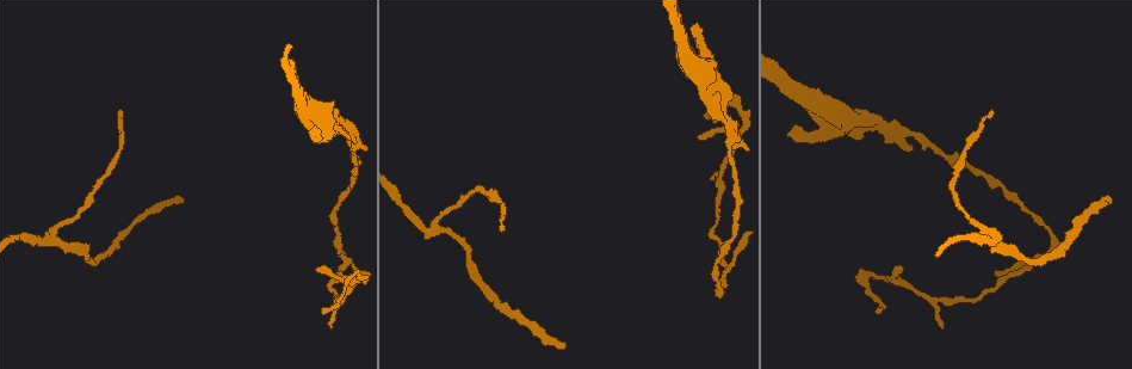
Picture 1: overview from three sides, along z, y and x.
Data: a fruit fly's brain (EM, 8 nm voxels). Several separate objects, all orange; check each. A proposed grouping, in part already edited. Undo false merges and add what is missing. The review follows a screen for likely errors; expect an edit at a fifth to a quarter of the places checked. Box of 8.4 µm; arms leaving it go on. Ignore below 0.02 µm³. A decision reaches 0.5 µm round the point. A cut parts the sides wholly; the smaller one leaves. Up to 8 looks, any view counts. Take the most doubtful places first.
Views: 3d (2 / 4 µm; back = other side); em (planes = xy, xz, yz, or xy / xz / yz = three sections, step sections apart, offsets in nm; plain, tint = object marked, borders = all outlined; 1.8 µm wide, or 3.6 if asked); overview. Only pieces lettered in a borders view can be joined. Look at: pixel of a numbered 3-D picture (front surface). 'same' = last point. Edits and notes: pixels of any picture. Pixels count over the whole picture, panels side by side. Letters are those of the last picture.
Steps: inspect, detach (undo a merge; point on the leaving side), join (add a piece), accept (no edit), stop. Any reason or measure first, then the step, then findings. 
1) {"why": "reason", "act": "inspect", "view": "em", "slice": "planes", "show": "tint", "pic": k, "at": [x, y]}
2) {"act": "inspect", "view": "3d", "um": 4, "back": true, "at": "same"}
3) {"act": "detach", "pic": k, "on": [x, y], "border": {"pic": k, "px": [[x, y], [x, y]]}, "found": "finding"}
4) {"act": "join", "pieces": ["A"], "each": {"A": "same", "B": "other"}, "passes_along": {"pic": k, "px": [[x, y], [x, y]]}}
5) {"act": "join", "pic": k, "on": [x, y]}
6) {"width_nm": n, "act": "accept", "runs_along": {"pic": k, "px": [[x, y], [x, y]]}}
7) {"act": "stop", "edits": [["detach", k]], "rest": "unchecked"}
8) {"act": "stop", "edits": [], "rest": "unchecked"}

{"why": "arms part here", "act": "inspect", "view": "3d", "um": 2, "pic": 1, "at": [991, 237]}

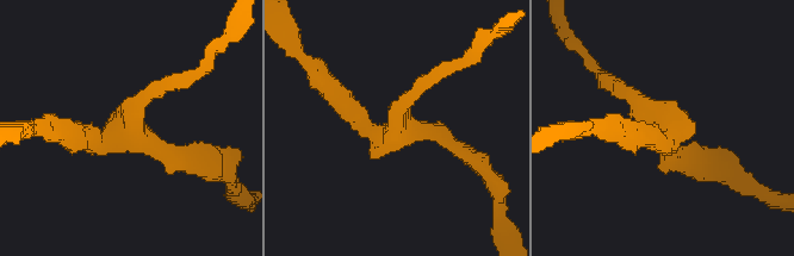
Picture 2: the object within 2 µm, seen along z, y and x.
{"act": "inspect", "view": "em", "slice": "xy", "step": 8, "show": "tint", "pic": 2, "at": [137, 135]}

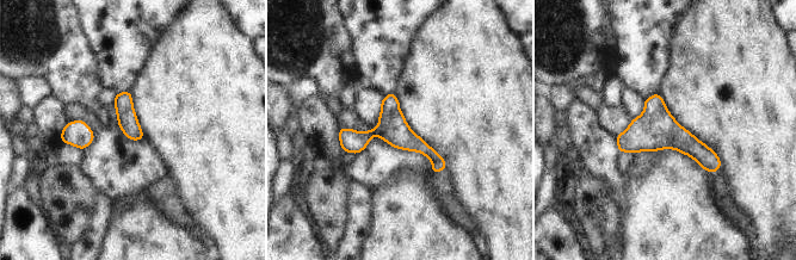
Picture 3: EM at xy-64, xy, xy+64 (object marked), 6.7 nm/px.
{"why": "what lies round it", "act": "inspect", "view": "em", "slice": "xy", "step": 8, "show": "borders", "at": "same"}

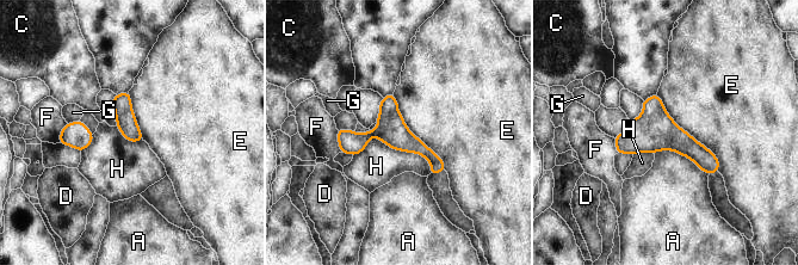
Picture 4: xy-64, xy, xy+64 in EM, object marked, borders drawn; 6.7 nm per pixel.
{"longest_contact_nm": ["E", 650], "act": "accept", "each": {"A": "other", "C": "other", "D": "other", "E": "other", "F": "other", "G": "other", "H": "other"}, "runs_along": {"pic": 4, "px": [[340, 139], [395, 134], [441, 167]]}, "found": "one neuron here"}

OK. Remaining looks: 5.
{"why": "long arm stops here", "act": "inspect", "view": "em", "um": 3.6, "slice": "yz", "step": 8, "show": "tint", "pic": 1, "at": [564, 345]}

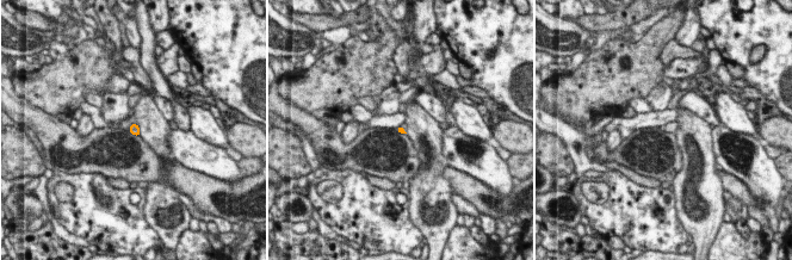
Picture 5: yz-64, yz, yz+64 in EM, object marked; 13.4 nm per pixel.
{"act": "inspect", "view": "em", "um": 3.6, "slice": "planes", "show": "tint", "at": "same"}

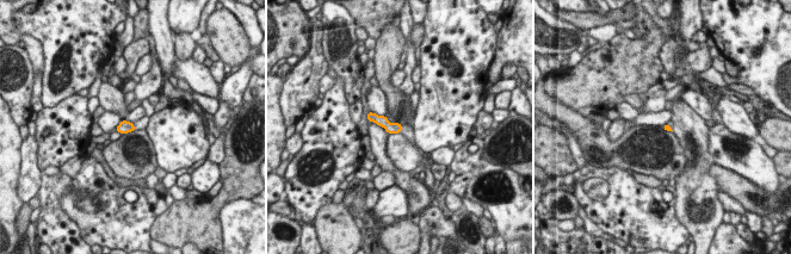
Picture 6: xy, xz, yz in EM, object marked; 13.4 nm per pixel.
{"act": "inspect", "view": "em", "um": 3.6, "slice": "planes", "show": "borders", "at": "same"}

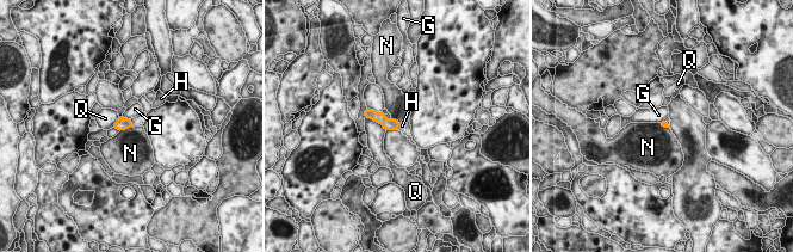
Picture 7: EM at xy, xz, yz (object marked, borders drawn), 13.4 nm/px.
{"act": "join", "pieces": ["H"], "each": {"G": "other", "H": "same", "N": "other", "Q": "other"}, "passes_along": {"pic": 7, "px": [[122, 123], [131, 123], [140, 120]]}, "found": "it goes on there"}

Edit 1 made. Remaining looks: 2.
{"act": "inspect", "view": "3d", "um": 4, "pic": 1, "at": [121, 113]}

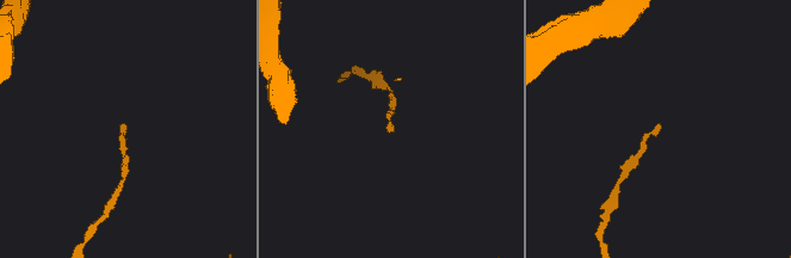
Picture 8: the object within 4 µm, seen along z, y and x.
{"why": "need the tissue", "act": "inspect", "view": "em", "slice": "xz", "step": 4, "show": "borders", "pic": 8, "at": [123, 126]}

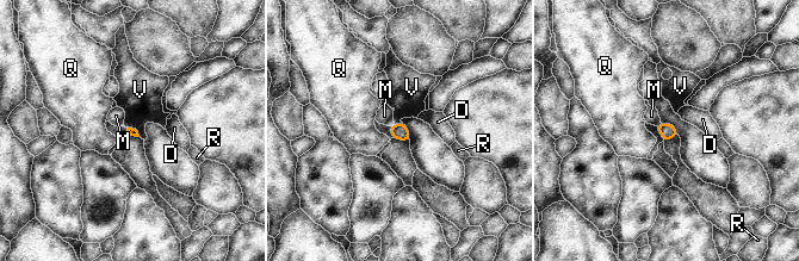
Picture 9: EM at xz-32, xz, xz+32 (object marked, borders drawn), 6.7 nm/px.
{"act": "accept", "each": {"D": "other", "M": "other", "Q": "other", "R": "other", "V": "other"}, "border": {"pic": 9, "px": [[394, 122], [402, 124]]}, "found": "no lettered piece goes on from it"}

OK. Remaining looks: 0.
{"act": "stop", "edits": [["join", 7]], "rest": "unchecked"}

